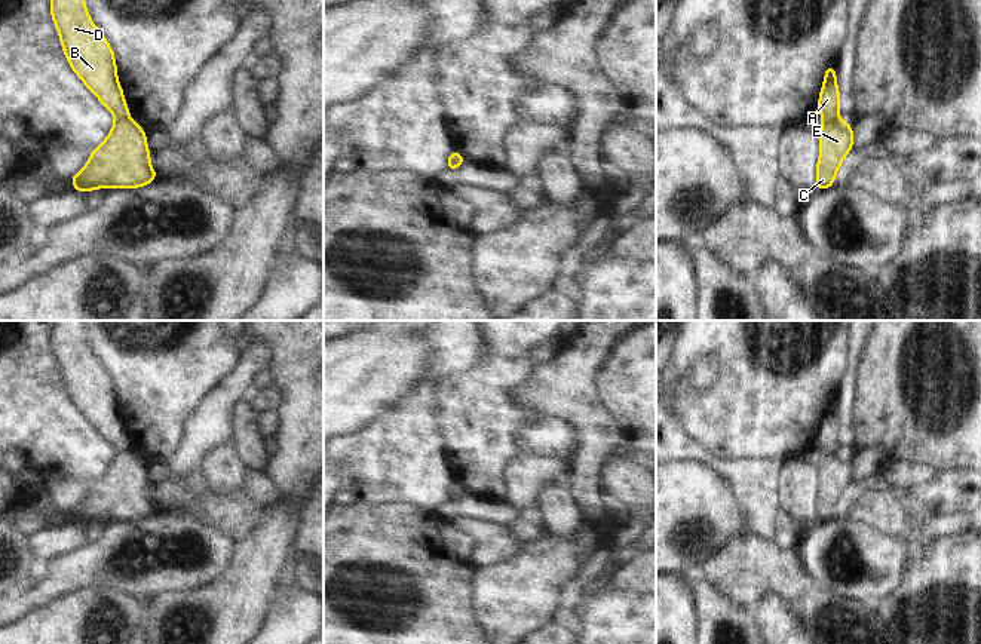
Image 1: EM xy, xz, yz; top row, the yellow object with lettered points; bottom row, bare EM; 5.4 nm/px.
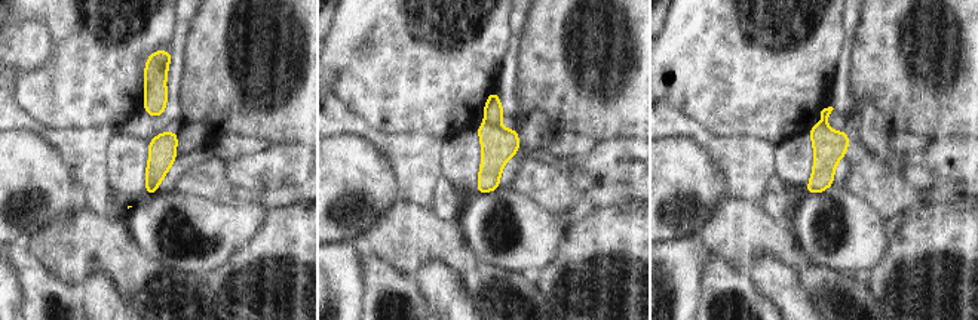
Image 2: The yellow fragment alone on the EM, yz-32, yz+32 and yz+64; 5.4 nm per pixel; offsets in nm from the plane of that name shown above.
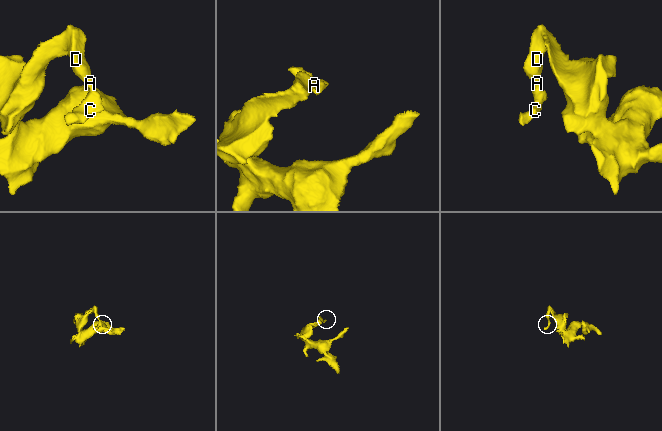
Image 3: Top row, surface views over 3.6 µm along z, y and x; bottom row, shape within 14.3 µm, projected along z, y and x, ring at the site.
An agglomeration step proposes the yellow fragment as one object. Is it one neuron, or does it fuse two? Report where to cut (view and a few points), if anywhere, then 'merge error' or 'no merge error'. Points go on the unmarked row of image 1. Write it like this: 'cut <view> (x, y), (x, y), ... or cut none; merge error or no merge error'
cut xy (128, 448), (115, 453); merge error

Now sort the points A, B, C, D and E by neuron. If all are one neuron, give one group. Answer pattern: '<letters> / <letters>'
A B D / C E

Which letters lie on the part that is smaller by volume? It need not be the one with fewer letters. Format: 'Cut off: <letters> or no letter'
Cut off: C, E.

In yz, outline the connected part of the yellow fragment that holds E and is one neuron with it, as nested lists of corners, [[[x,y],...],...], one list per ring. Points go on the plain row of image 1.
[[[822,453],[819,461],[819,493],[816,496],[816,522],[834,519],[836,506],[846,487],[853,482],[852,454]]]

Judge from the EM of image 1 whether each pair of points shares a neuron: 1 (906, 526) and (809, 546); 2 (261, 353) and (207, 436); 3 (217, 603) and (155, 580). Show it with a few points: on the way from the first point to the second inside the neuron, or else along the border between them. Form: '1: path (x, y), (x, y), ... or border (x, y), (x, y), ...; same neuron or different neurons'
1: border (848, 517), (891, 536), (913, 536); different neurons
2: path (242, 374), (239, 382), (221, 399), (212, 416); same neuron
3: border (217, 576), (190, 591), (163, 591), (152, 601); different neurons

